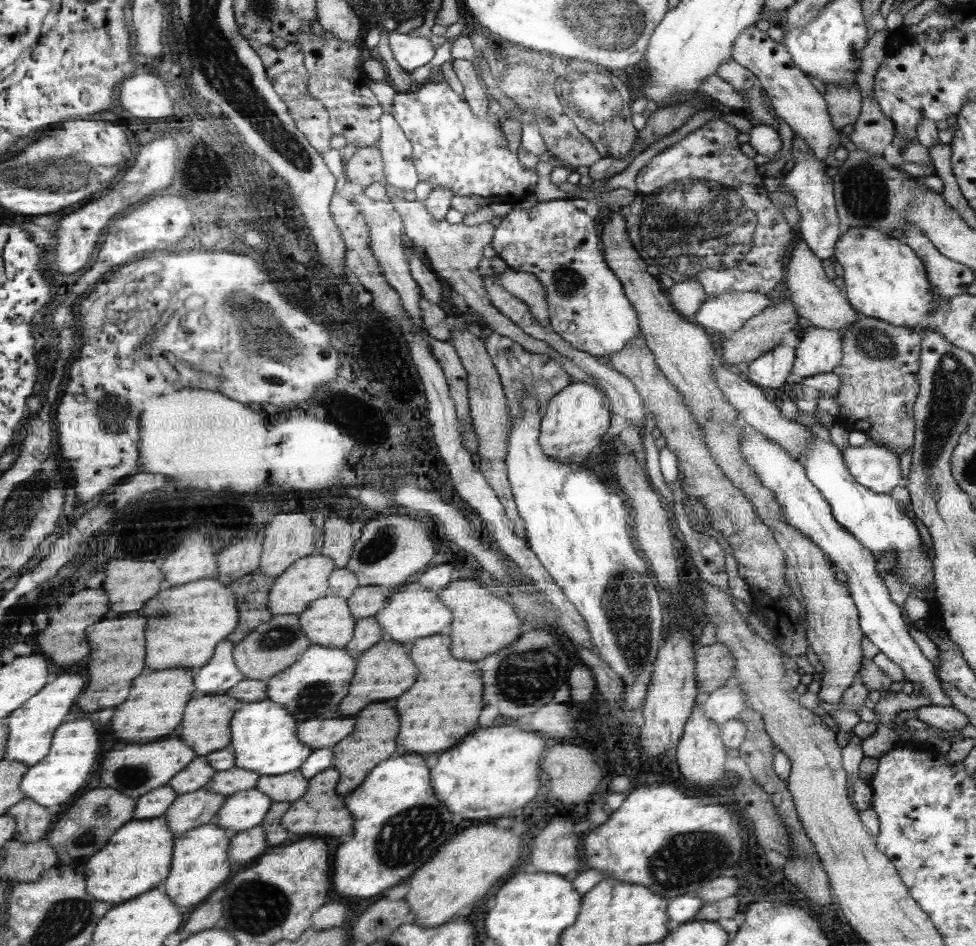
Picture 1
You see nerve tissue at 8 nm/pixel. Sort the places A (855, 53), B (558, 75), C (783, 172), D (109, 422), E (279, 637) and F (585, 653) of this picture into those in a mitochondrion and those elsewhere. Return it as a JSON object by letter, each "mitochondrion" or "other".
{"A":"other","B":"other","C":"other","D":"mitochondrion","E":"mitochondrion","F":"other"}

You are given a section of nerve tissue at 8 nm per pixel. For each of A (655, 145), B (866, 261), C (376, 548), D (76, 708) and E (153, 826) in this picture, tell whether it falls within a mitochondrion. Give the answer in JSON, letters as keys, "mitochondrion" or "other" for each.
{"A":"other","B":"other","C":"mitochondrion","D":"other","E":"other"}

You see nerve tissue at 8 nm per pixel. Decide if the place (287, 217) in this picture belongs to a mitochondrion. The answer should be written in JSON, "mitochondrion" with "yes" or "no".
{"mitochondrion":"no"}

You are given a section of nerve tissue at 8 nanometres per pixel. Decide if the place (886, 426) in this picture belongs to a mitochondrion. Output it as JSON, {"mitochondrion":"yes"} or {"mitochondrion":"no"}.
{"mitochondrion":"no"}

